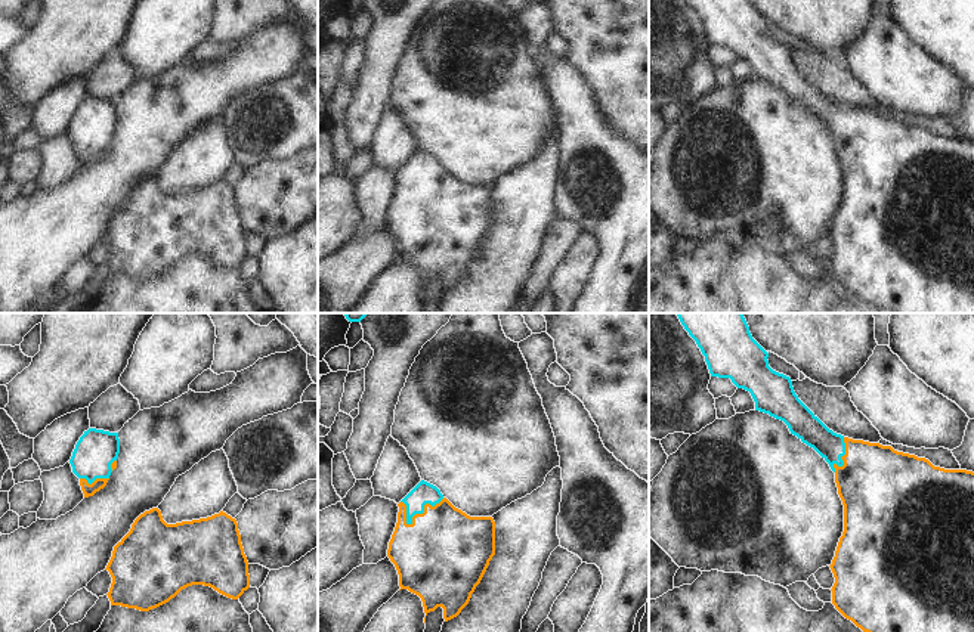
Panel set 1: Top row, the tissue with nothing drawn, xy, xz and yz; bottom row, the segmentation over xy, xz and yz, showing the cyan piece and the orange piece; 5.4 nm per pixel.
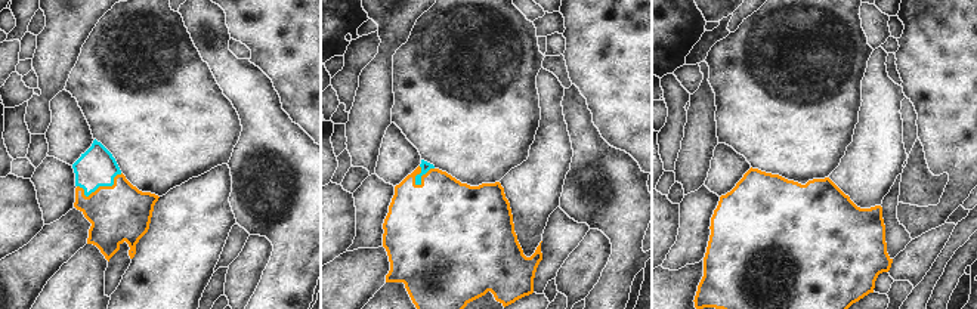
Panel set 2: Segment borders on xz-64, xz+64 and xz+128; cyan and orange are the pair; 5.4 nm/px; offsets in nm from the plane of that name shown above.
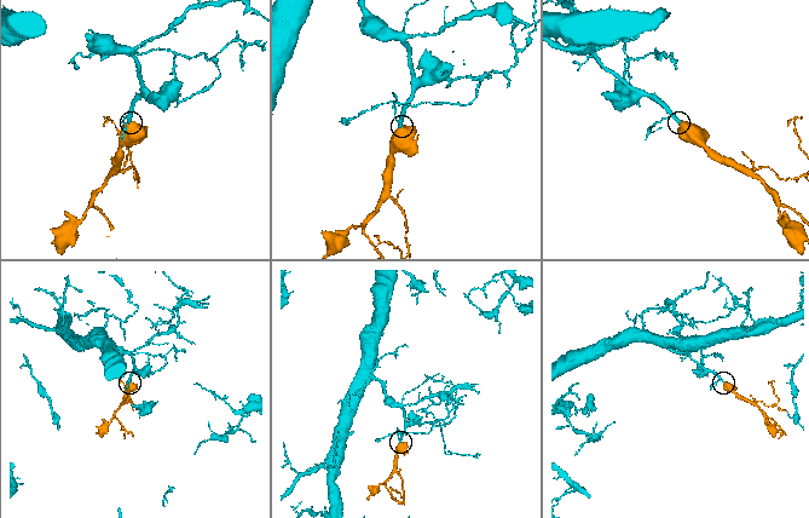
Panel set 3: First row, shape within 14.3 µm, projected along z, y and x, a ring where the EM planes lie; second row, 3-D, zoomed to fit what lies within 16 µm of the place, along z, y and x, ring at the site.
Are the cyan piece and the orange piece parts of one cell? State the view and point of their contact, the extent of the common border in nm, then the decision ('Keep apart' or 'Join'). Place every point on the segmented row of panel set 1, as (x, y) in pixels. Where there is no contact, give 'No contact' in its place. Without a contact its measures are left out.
Touches cyan at xz (423, 510). Shared border 260 nm. Join

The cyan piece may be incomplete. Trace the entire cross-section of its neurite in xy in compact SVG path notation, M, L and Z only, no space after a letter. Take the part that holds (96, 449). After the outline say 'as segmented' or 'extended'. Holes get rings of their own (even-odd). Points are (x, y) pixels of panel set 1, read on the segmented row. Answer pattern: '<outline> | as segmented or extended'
M96 428L84 431L69 459L84 498L93 496L106 486L111 473L117 468L118 453L118 433Z | extended

